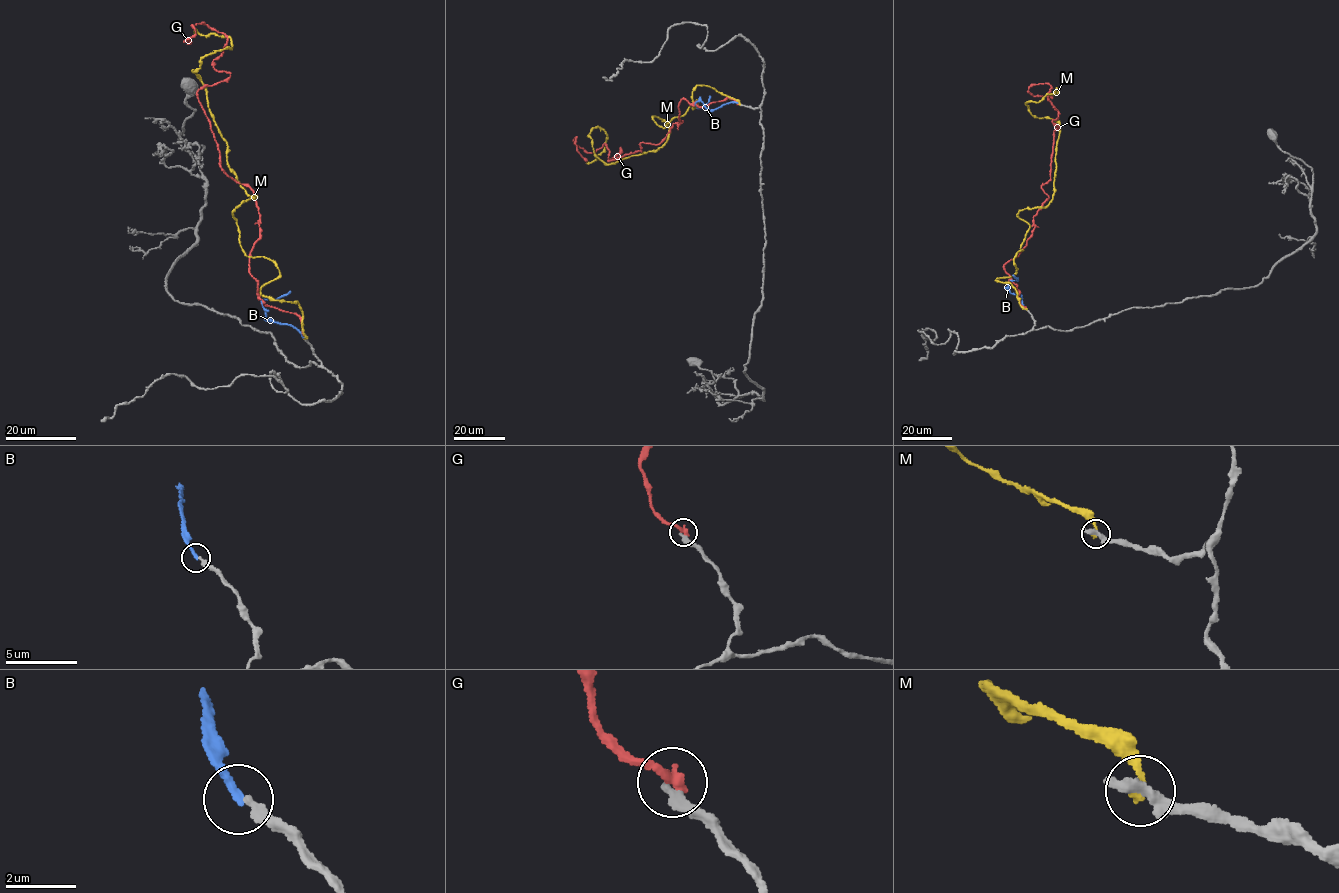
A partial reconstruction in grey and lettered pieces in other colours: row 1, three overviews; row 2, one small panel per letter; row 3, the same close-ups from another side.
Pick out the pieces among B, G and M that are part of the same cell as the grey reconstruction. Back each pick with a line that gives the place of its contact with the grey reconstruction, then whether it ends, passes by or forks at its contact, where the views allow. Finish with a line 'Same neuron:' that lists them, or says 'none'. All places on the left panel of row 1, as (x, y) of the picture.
B: (303, 337) | it ends
Same neuron: B

